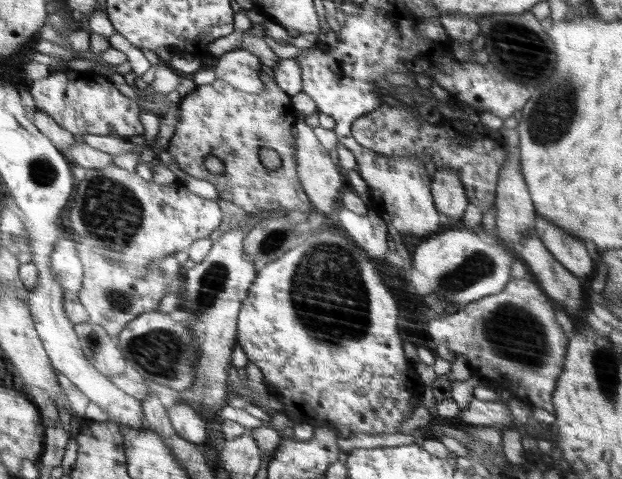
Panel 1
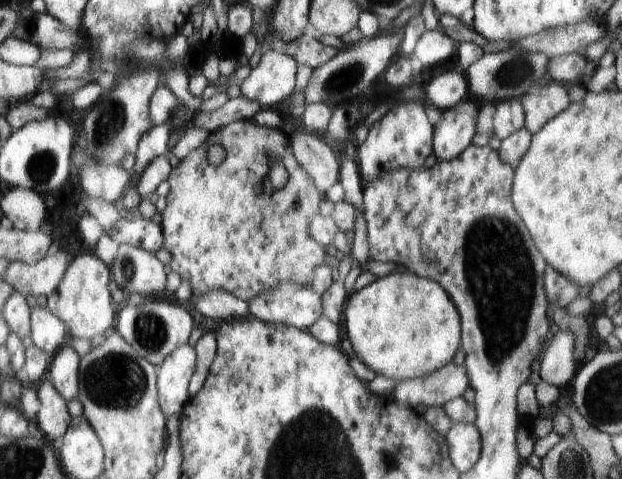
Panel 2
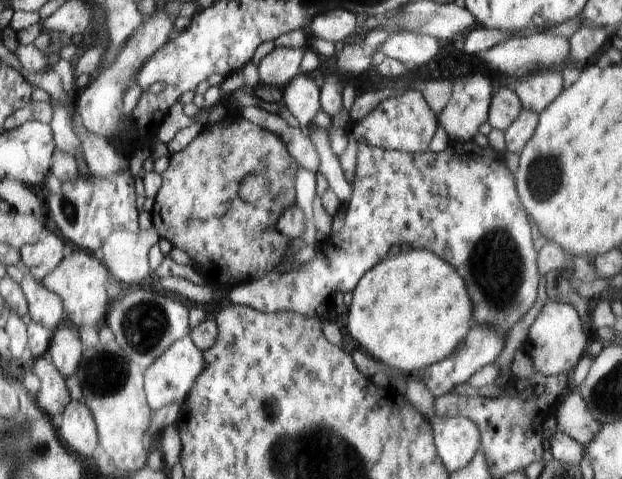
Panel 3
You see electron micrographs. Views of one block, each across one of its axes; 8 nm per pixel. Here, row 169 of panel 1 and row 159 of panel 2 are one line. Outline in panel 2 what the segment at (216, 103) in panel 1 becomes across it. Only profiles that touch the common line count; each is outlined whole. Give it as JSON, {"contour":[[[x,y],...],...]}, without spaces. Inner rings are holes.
{"contour":[[[252,118],[234,120],[210,133],[205,142],[182,159],[176,168],[172,168],[165,182],[169,187],[169,194],[165,197],[166,208],[158,214],[162,218],[159,226],[164,232],[164,249],[171,255],[171,271],[192,282],[192,294],[222,288],[248,303],[280,282],[290,282],[300,287],[312,286],[312,268],[326,264],[324,248],[320,248],[309,236],[309,219],[316,214],[316,210],[320,210],[320,194],[310,176],[296,161],[288,135],[282,129],[258,126]],[[214,144],[221,145],[226,151],[226,160],[219,166],[210,165],[205,157],[208,145]],[[268,154],[281,160],[288,171],[286,186],[272,194],[264,194],[262,187],[256,192],[256,186],[250,186],[248,182],[248,170],[254,170],[256,176],[266,176]],[[259,193],[263,197],[276,198],[276,202],[258,202]]]}

